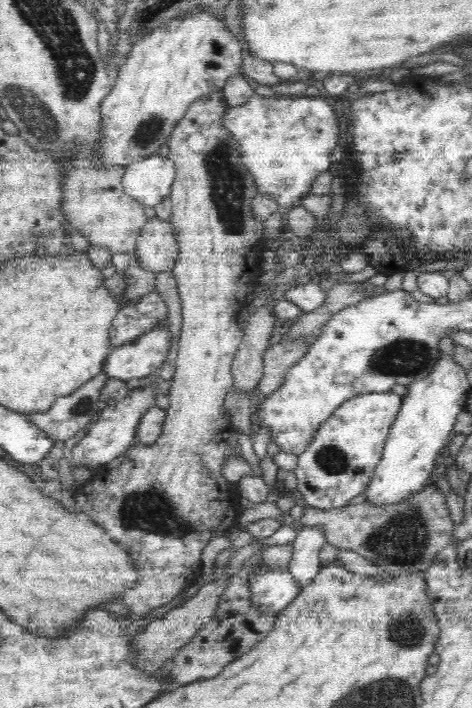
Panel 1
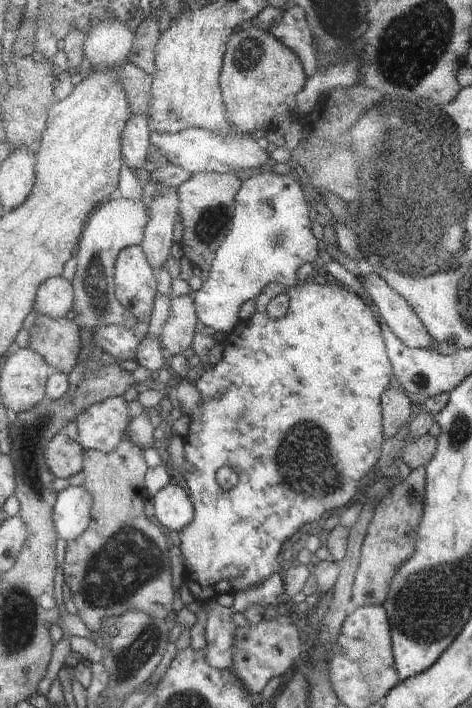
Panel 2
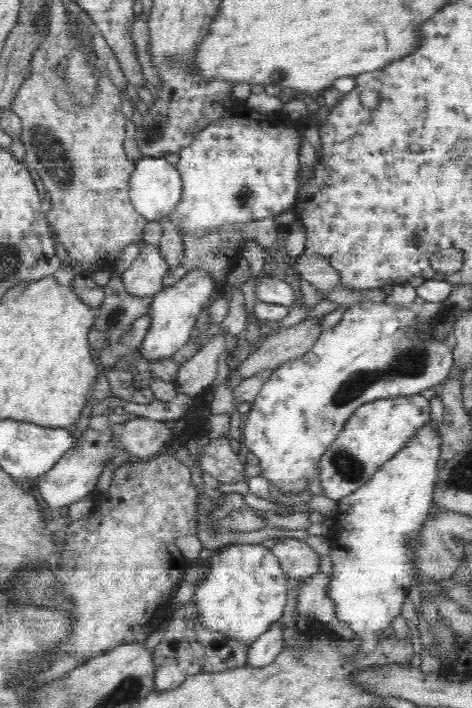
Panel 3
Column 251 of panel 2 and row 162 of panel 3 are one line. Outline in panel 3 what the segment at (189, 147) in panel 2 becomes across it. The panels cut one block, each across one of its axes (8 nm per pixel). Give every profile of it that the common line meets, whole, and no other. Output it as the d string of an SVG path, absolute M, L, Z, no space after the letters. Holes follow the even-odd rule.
M142 157L134 166L135 170L128 181L132 204L146 220L160 222L159 220L169 216L181 200L183 188L180 172L176 166L168 164L164 157Z

